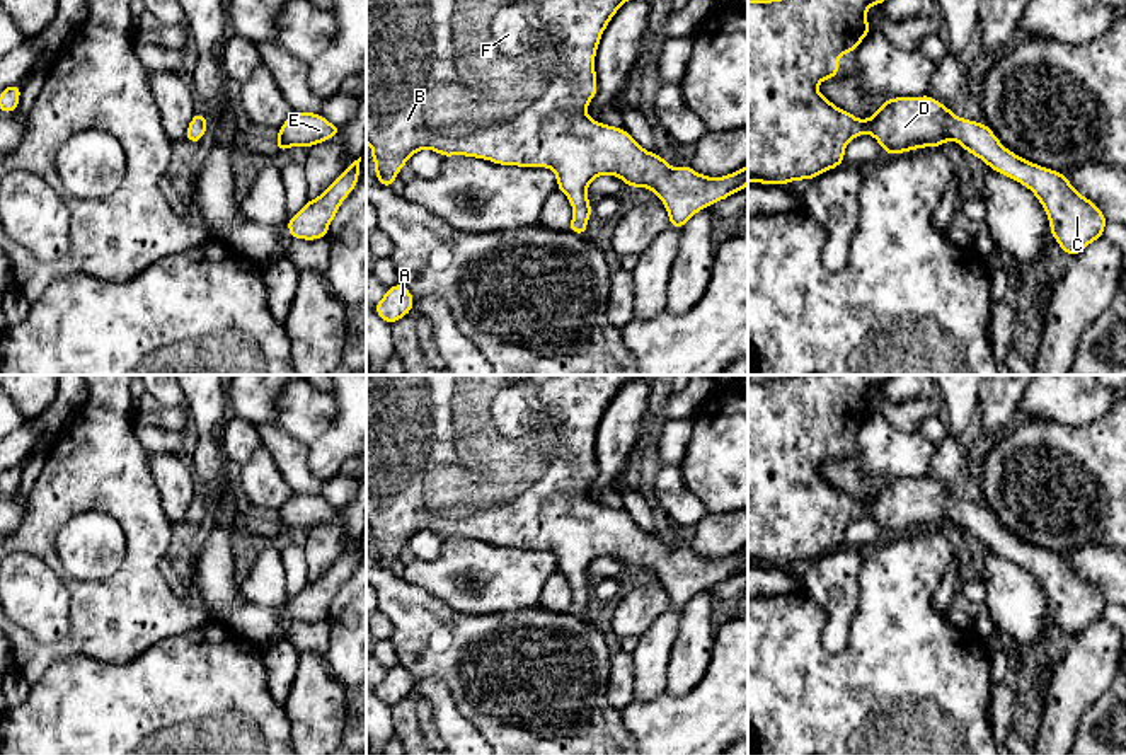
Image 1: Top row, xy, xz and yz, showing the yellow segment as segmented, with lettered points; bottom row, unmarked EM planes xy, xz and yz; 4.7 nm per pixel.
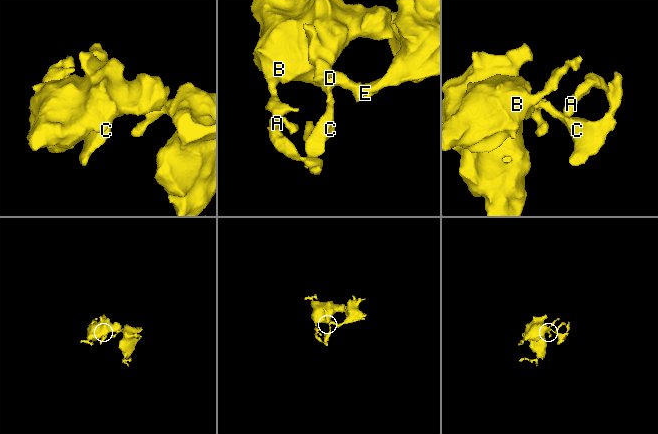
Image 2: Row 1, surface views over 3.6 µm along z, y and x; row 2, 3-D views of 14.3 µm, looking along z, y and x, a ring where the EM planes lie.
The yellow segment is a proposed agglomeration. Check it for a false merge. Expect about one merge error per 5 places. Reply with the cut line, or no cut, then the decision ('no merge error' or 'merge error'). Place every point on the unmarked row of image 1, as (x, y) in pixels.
cut none; no merge error

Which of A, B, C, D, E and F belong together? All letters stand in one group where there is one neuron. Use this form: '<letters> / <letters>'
A B C D E F

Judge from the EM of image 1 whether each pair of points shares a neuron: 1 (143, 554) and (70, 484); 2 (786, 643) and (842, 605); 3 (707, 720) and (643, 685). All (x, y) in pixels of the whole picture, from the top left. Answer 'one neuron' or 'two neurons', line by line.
1: one neuron
2: two neurons
3: two neurons

